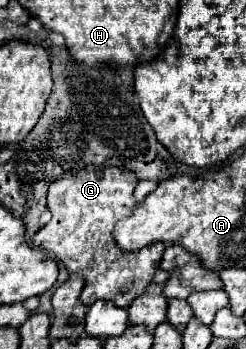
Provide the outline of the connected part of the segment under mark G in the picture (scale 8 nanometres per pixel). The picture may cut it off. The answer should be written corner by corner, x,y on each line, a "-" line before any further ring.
86,166
84,170
62,174
48,190
48,210
52,212
52,220
36,232
34,244
52,252
64,262
68,272
86,278
80,296
86,306
92,306
96,300
110,300
120,308
128,308
132,300
144,292
160,266
166,248
164,242
154,242
152,246
144,246
144,250
124,252
116,246
112,236
116,222
126,218
136,204
136,184
138,178
130,170

